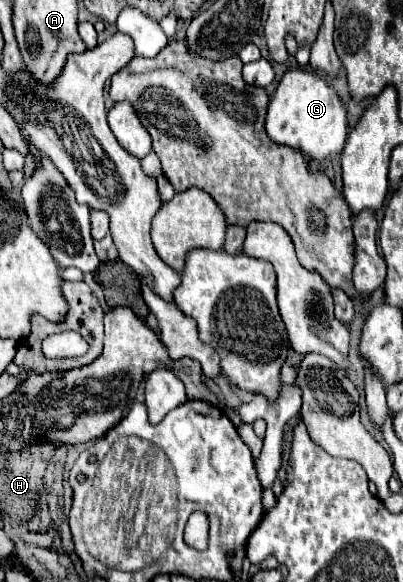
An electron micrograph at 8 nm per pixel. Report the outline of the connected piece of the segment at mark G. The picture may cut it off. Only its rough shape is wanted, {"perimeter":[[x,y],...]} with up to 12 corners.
{"perimeter":[[291,68],[269,102],[273,142],[325,160],[347,112],[317,72]]}

